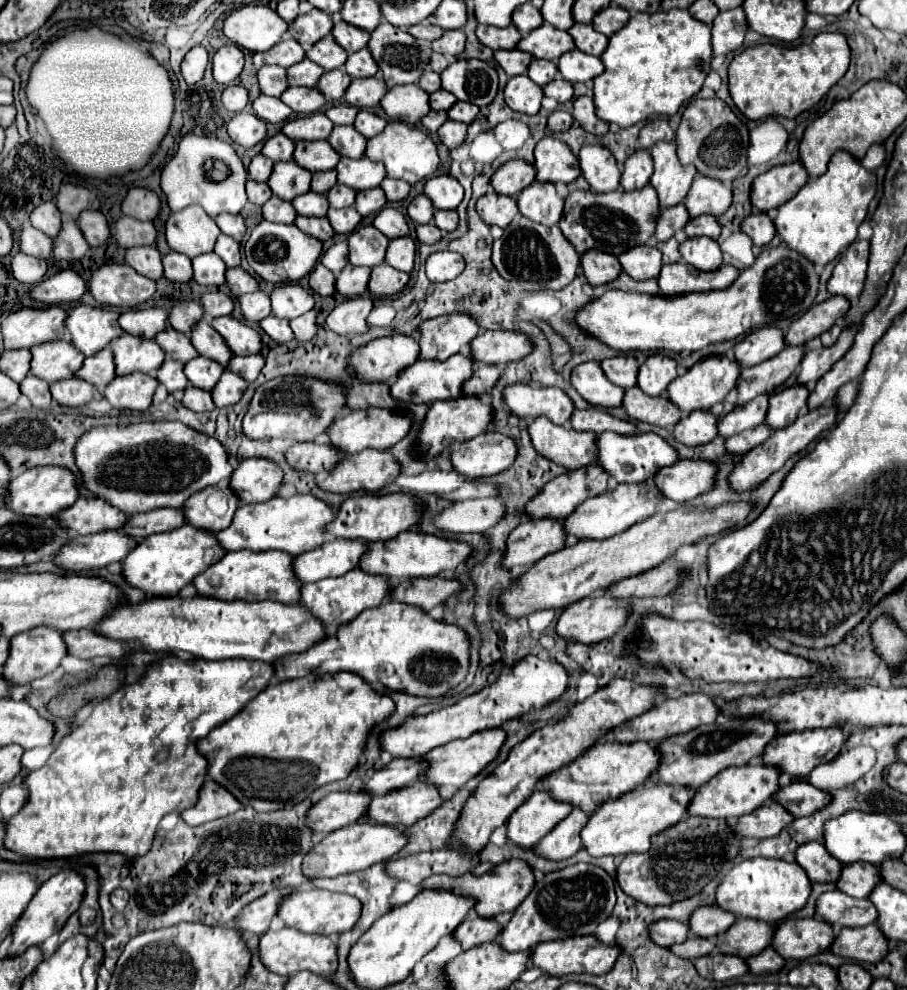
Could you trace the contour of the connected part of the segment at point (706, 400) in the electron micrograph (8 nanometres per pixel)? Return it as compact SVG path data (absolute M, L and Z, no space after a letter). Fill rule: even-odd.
M709 356L709 358L701 358L699 362L695 362L683 376L677 376L667 392L669 392L669 400L673 400L679 410L683 414L689 414L693 410L709 410L711 406L715 406L717 402L723 402L725 396L729 394L729 390L733 390L737 386L739 380L739 364L735 360L729 360L727 356Z

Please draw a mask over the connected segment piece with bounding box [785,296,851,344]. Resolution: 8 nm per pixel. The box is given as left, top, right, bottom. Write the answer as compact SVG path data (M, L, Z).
M833 296L811 310L807 310L801 318L797 318L785 336L787 344L805 344L815 336L821 336L825 330L829 330L837 318L845 316L851 308L849 300L843 296Z

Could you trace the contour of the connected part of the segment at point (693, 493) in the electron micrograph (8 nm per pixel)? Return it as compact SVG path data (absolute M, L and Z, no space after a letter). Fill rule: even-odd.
M687 458L687 460L677 460L673 466L667 466L667 468L659 470L655 474L655 484L665 494L665 498L671 498L671 500L675 500L679 504L685 504L685 502L691 502L693 498L697 498L697 496L701 496L705 492L711 492L713 486L715 486L715 478L717 478L715 462Z

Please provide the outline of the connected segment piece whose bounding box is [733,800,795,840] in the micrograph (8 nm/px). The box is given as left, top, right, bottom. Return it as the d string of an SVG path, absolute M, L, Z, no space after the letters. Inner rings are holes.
M771 800L765 806L753 810L751 814L741 816L737 826L733 826L733 828L743 838L761 838L763 840L763 838L777 836L793 820L795 818L793 818L793 814L789 810L785 810L779 802Z

